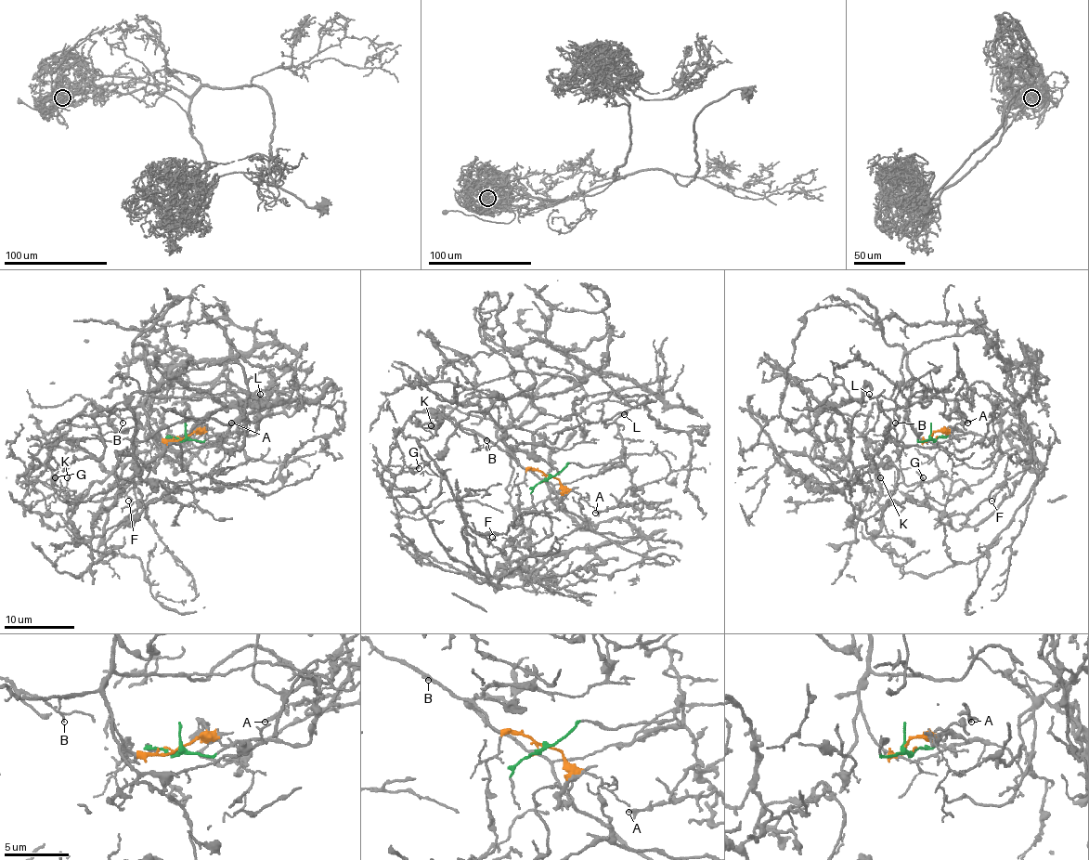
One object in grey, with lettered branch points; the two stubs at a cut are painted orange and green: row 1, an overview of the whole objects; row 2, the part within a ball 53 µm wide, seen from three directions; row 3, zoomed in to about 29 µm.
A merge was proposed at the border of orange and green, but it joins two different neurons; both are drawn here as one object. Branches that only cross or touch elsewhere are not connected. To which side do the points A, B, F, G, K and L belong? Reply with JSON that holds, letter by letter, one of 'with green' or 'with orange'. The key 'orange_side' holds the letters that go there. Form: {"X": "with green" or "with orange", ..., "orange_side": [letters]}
{"A": "with green", "B": "with orange", "F": "with orange", "G": "with orange", "K": "with orange", "L": "with green", "orange_side": ["B", "F", "G", "K"]}

